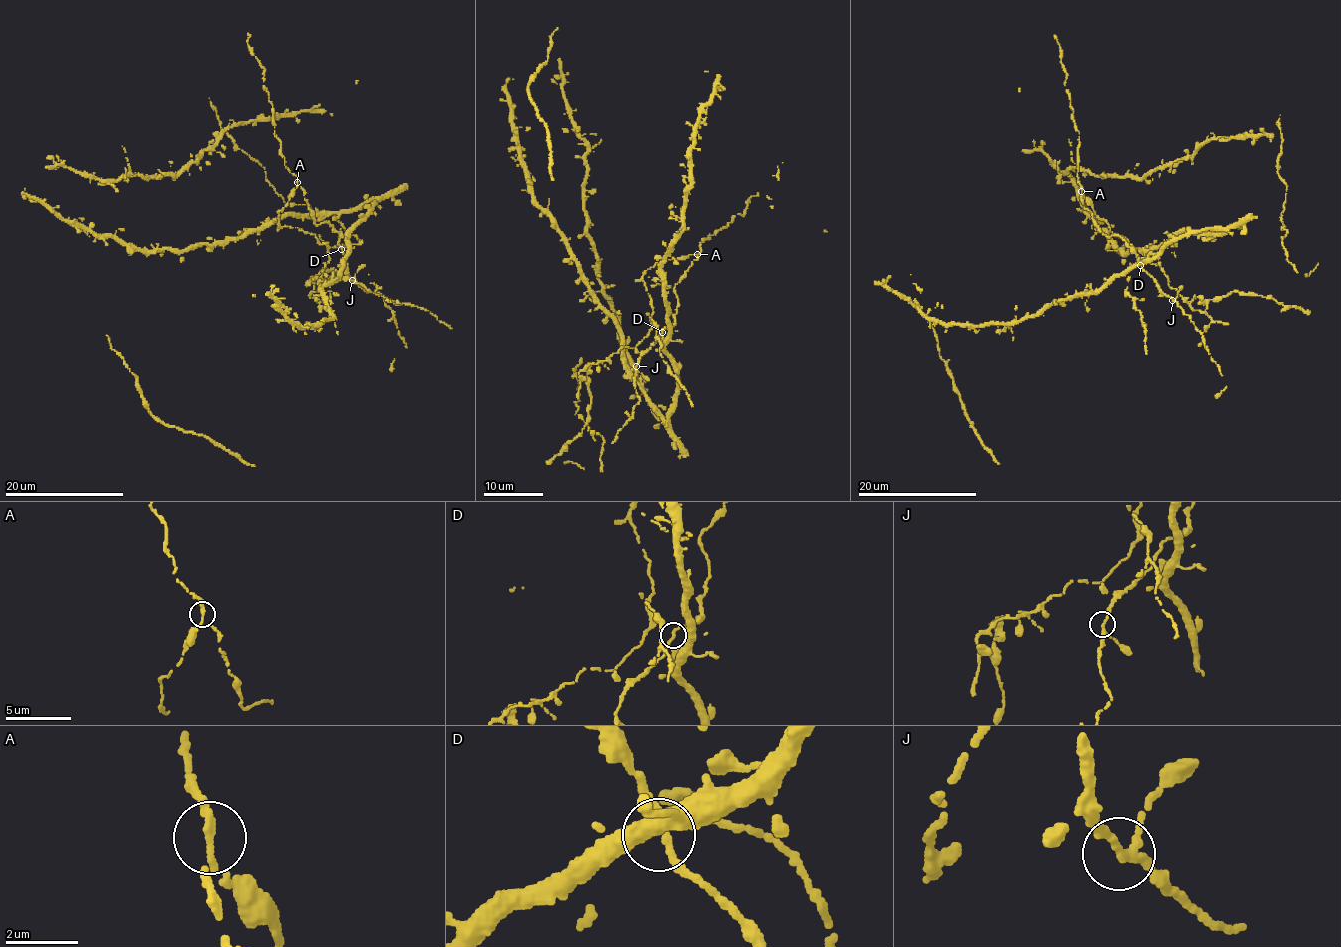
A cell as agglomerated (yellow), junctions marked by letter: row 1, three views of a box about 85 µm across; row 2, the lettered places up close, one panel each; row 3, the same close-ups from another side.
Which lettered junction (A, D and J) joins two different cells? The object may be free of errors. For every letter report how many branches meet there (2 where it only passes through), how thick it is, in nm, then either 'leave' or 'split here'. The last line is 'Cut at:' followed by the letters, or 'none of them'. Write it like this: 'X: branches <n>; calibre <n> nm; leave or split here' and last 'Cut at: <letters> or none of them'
A: branches 3; calibre 170 nm; split here
D: branches 3; calibre 190 nm; leave
J: branches 3; calibre 200 nm; leave
Cut at: A

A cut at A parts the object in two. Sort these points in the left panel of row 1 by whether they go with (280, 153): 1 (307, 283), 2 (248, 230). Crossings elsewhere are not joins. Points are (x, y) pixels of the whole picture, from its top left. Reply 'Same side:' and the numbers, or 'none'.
Same side: 2

